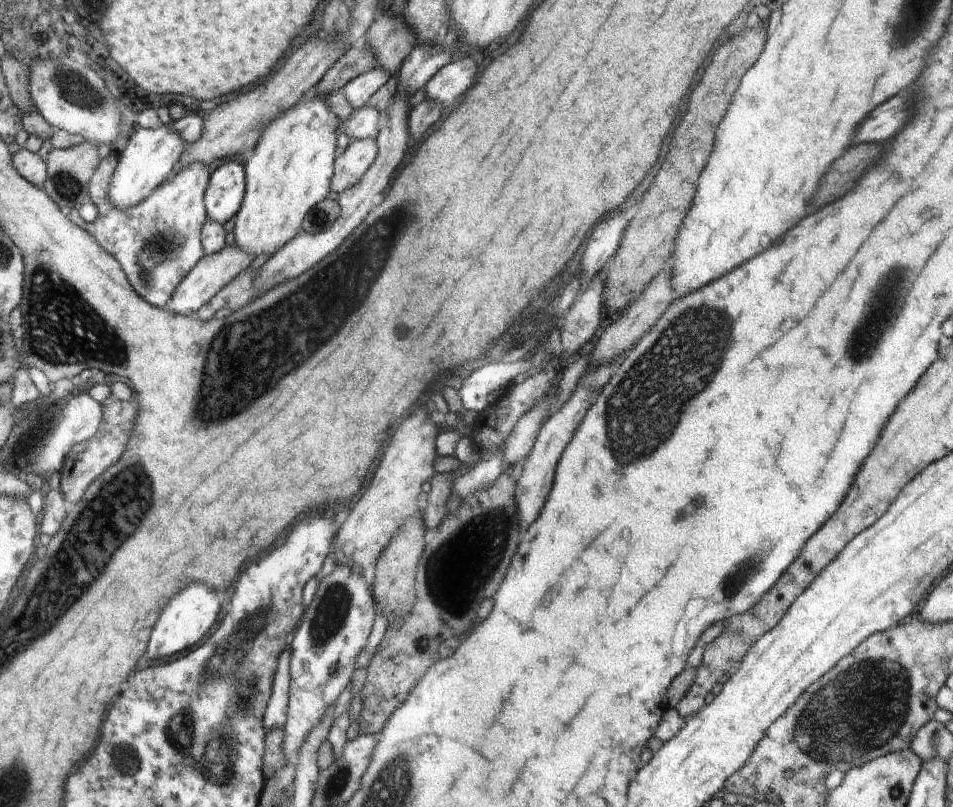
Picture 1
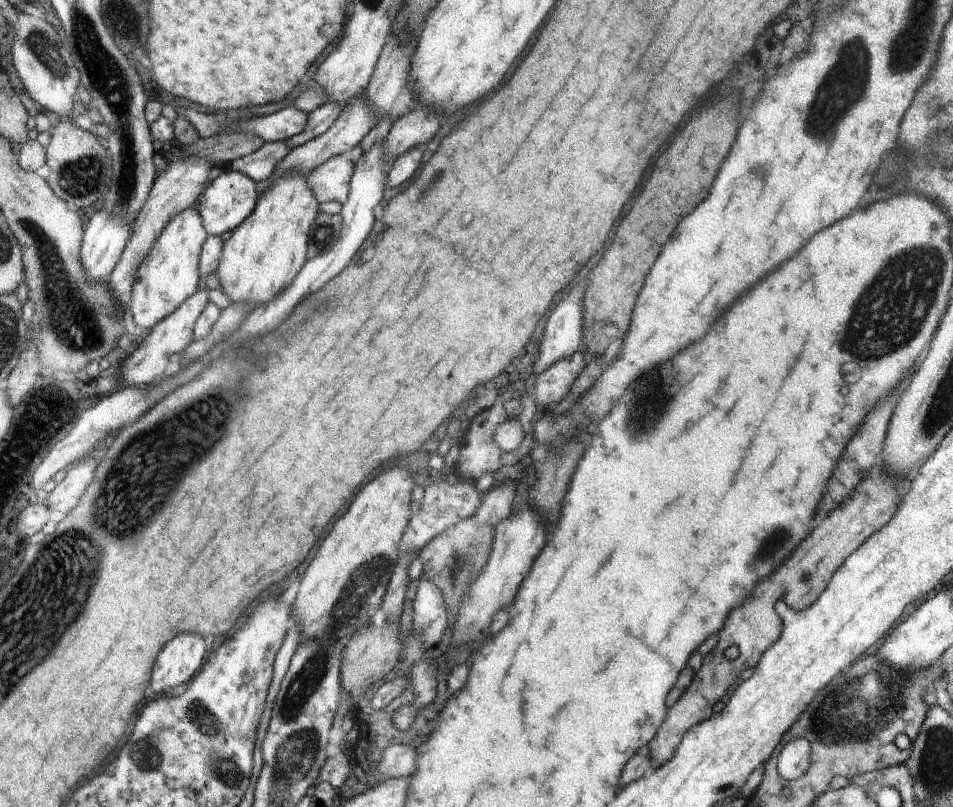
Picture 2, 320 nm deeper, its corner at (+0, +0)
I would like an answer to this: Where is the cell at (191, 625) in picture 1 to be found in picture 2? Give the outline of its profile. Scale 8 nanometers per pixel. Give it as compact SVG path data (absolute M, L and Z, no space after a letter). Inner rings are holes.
M180 634L168 648L160 652L160 660L156 660L156 676L152 676L152 688L156 694L164 690L176 689L176 686L190 682L190 678L202 668L202 660L206 654L206 644L200 636Z

